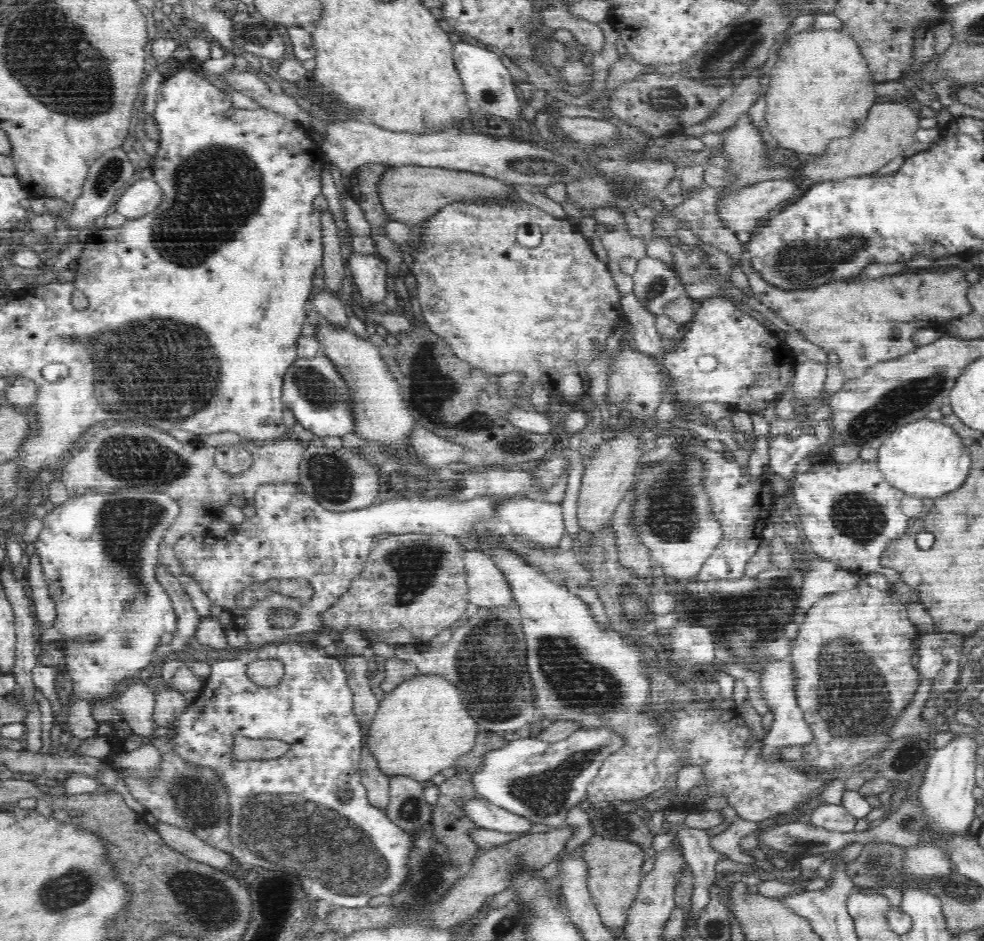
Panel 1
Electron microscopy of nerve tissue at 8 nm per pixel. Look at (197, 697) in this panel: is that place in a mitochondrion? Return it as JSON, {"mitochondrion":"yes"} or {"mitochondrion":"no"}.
{"mitochondrion":"no"}

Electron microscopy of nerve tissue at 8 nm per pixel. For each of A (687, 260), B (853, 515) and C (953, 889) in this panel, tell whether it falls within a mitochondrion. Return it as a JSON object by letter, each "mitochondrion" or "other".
{"A":"mitochondrion","B":"mitochondrion","C":"mitochondrion"}

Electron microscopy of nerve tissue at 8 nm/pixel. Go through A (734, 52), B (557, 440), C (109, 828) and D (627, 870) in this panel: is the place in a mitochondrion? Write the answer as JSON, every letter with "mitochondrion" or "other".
{"A":"mitochondrion","B":"other","C":"other","D":"other"}

